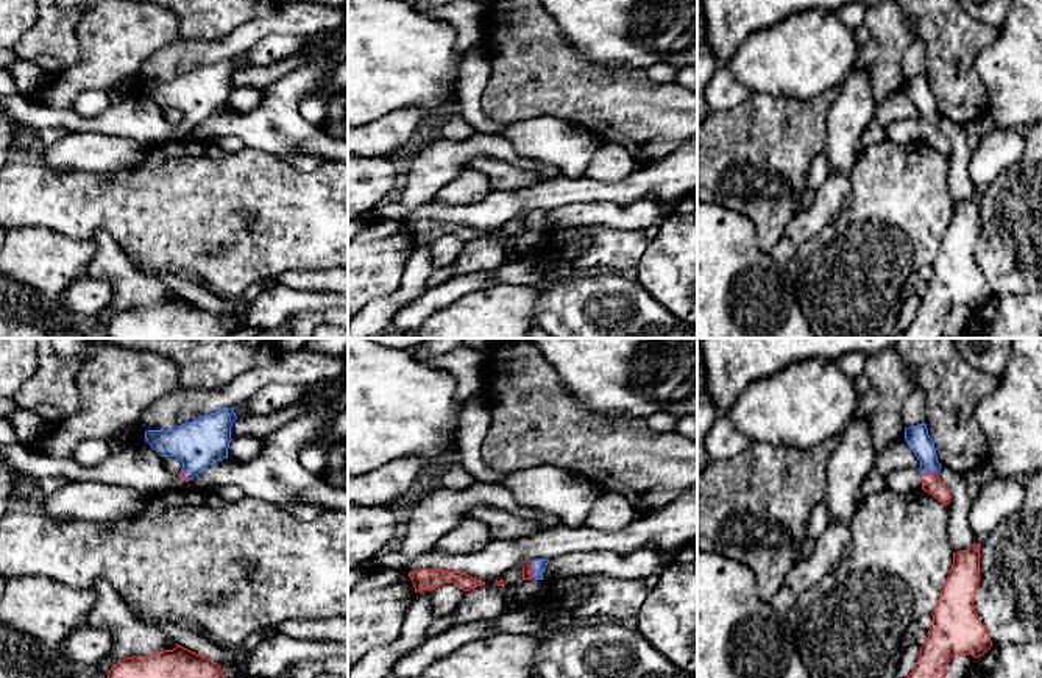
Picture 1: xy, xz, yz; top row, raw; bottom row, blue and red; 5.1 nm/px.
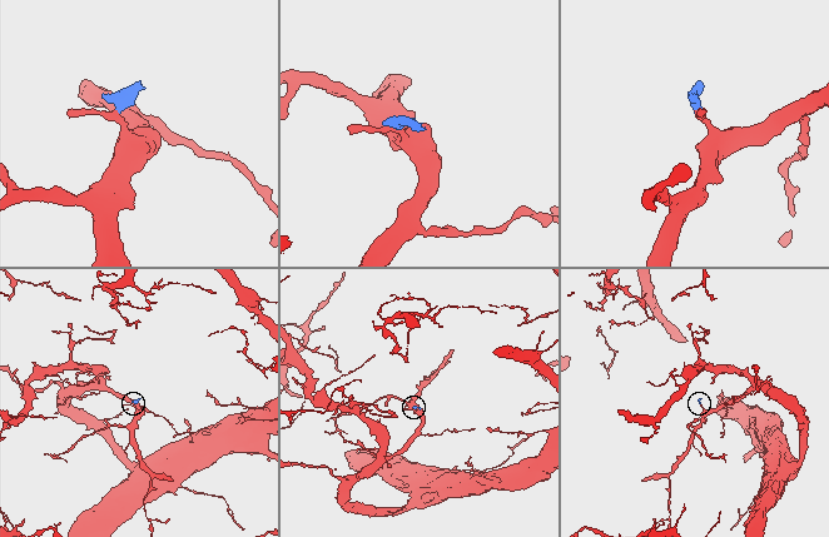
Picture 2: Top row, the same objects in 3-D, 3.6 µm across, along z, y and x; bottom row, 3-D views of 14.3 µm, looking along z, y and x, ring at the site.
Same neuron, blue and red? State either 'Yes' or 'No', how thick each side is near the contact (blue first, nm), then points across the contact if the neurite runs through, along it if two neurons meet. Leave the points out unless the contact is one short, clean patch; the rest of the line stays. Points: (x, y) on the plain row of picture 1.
Yes. Thickness 70 nm (blue) against 60 nm. Path across: xz (538, 217), (532, 220), (528, 225)

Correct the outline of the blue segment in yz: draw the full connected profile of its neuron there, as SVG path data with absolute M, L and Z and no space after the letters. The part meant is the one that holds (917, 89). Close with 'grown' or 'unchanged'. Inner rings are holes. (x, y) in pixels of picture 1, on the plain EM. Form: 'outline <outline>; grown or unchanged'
outline M927 75L906 78L905 90L920 112L920 118L917 122L922 129L922 140L931 145L941 154L948 156L950 143L937 126L942 117L937 112L934 94L928 86Z; grown

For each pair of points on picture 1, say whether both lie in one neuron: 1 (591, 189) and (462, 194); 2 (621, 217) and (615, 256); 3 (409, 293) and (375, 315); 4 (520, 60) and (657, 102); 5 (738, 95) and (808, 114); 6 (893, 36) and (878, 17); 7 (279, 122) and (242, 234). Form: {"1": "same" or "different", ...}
{"1": "different", "2": "different", "3": "same", "4": "same", "5": "different", "6": "same", "7": "different"}

